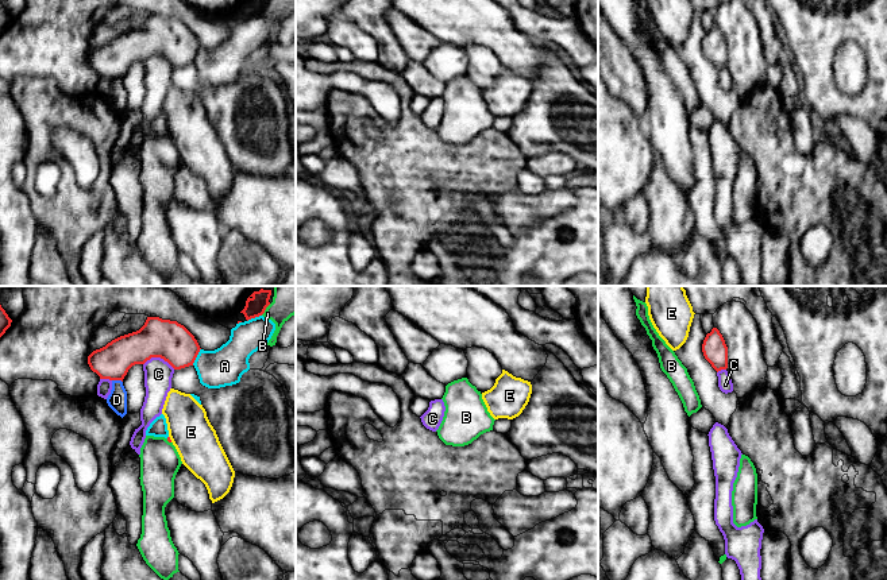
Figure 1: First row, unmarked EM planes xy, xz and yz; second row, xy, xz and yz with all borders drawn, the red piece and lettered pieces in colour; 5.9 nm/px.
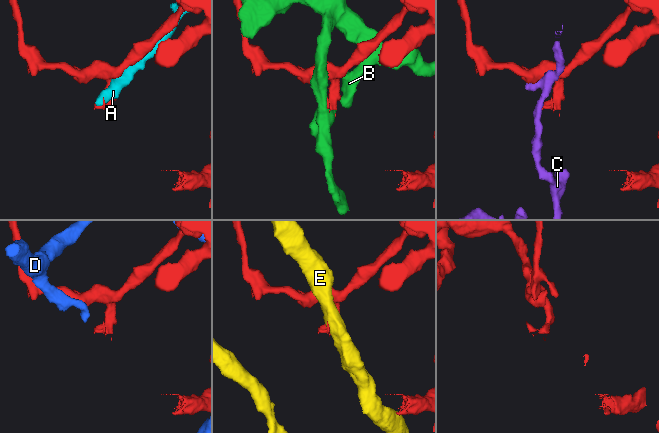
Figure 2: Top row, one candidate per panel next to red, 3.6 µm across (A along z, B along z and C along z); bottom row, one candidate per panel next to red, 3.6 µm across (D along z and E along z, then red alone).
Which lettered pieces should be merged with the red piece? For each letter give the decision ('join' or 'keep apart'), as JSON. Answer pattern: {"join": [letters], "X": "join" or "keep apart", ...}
{"join": [], "A": "keep apart", "B": "keep apart", "C": "keep apart", "D": "keep apart", "E": "keep apart"}

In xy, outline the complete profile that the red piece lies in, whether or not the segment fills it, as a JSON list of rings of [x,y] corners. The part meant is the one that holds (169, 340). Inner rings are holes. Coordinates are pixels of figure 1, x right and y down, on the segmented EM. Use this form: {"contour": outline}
{"contour": [[[147,317],[144,325],[120,336],[88,356],[88,364],[100,379],[122,380],[135,364],[161,357],[174,370],[193,366],[200,345],[177,321]]]}

